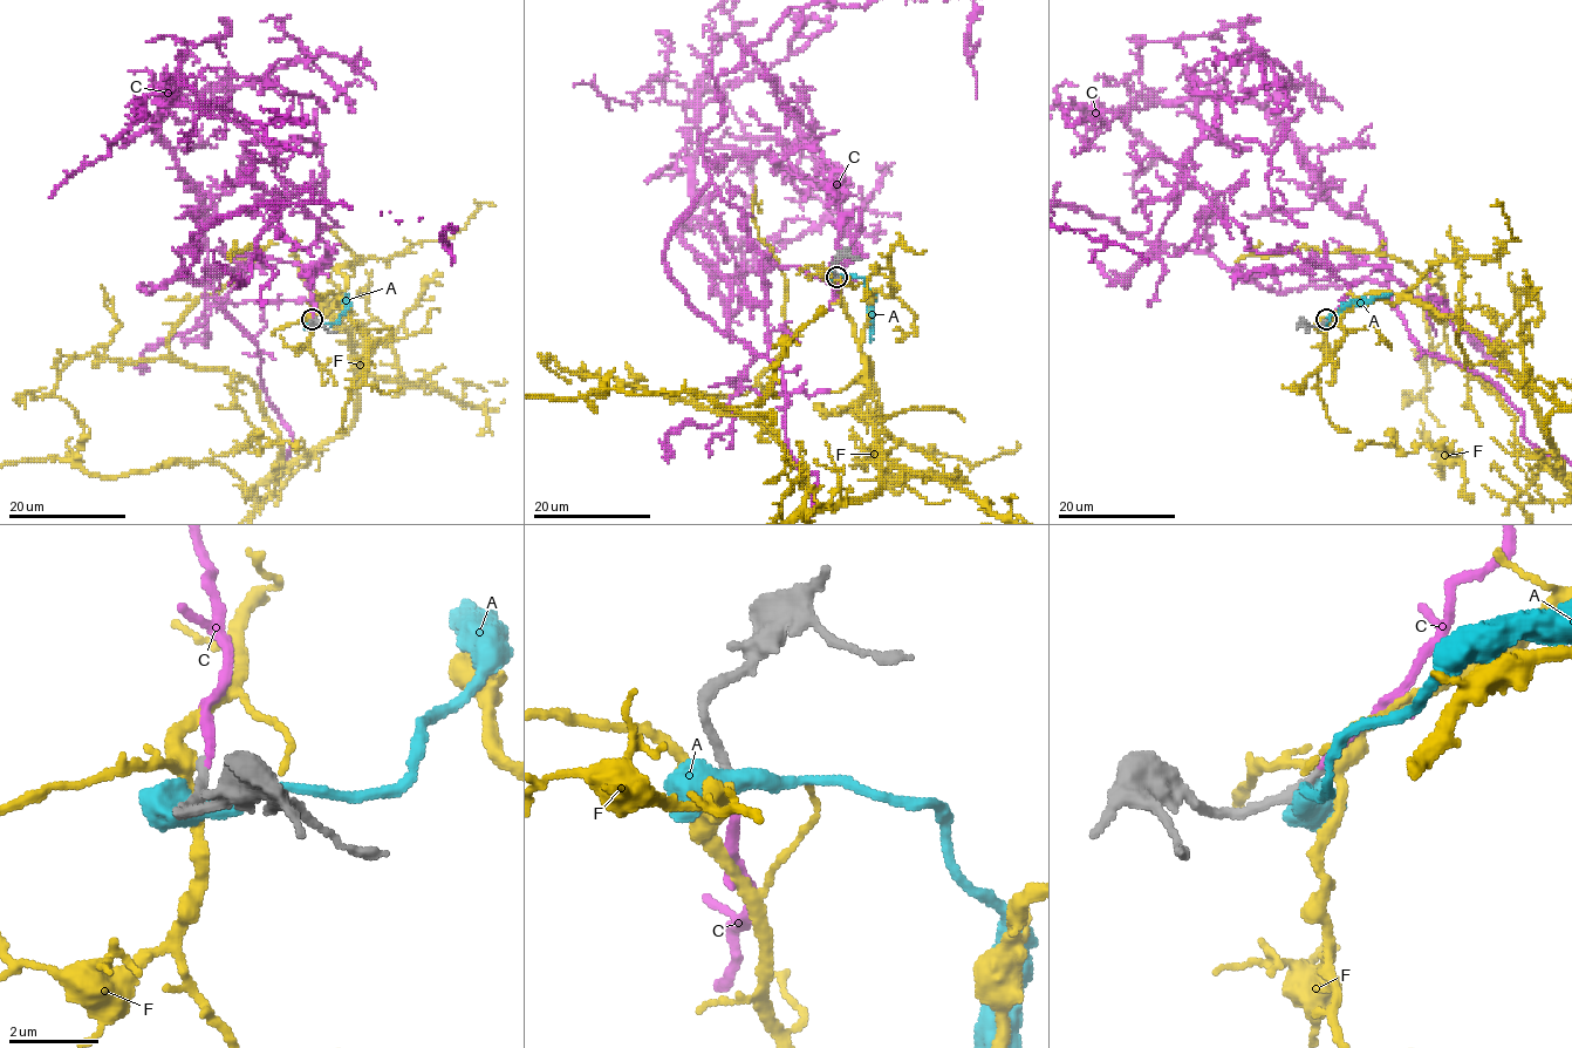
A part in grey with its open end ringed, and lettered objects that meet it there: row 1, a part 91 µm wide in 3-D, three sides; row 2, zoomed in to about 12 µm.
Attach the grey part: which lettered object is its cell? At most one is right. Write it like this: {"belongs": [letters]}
{"belongs": ["C"]}

